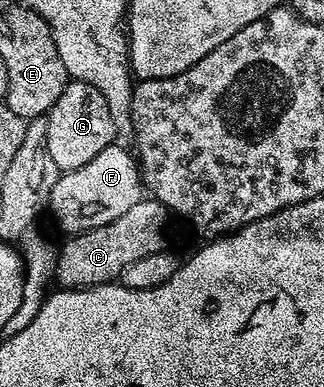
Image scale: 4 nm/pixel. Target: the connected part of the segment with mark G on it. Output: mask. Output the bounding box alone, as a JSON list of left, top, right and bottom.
[44,81,118,172]

